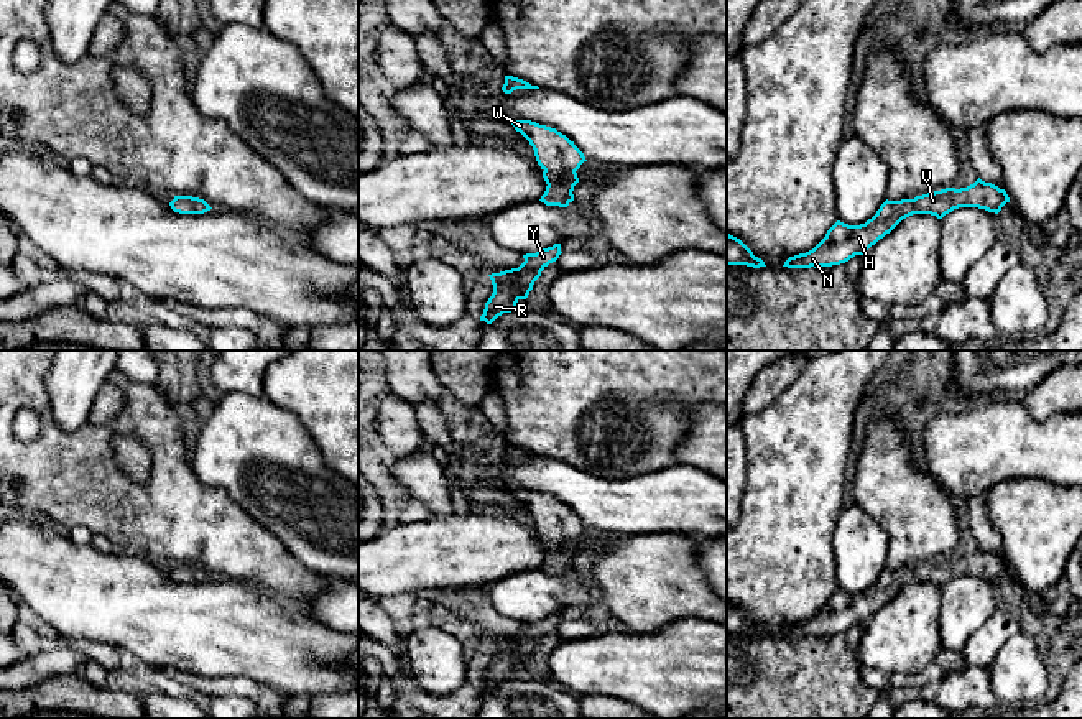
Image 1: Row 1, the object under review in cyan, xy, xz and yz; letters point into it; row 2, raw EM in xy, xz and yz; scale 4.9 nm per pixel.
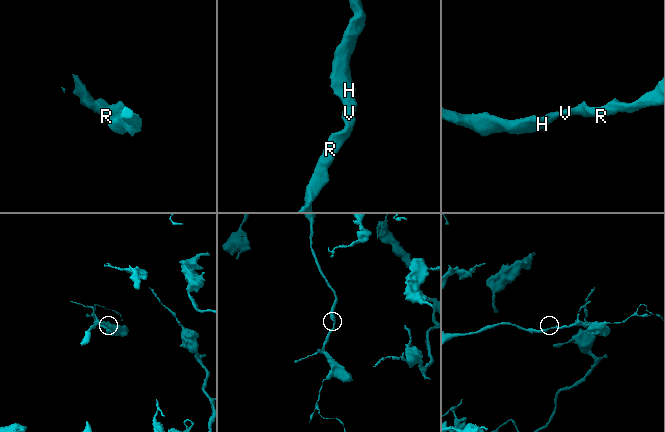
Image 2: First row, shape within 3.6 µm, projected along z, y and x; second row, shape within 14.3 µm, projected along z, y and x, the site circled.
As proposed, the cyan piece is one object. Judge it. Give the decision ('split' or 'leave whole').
leave whole

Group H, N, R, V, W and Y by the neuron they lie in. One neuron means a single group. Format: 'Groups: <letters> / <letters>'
Groups: H N R V W Y

